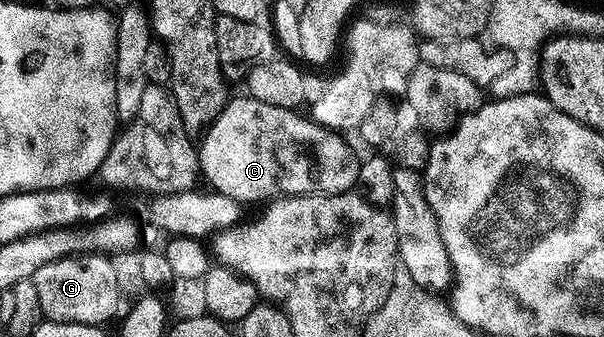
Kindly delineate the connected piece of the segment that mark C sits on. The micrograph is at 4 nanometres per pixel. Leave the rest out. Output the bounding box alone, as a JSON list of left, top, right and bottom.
[197,94,360,205]

